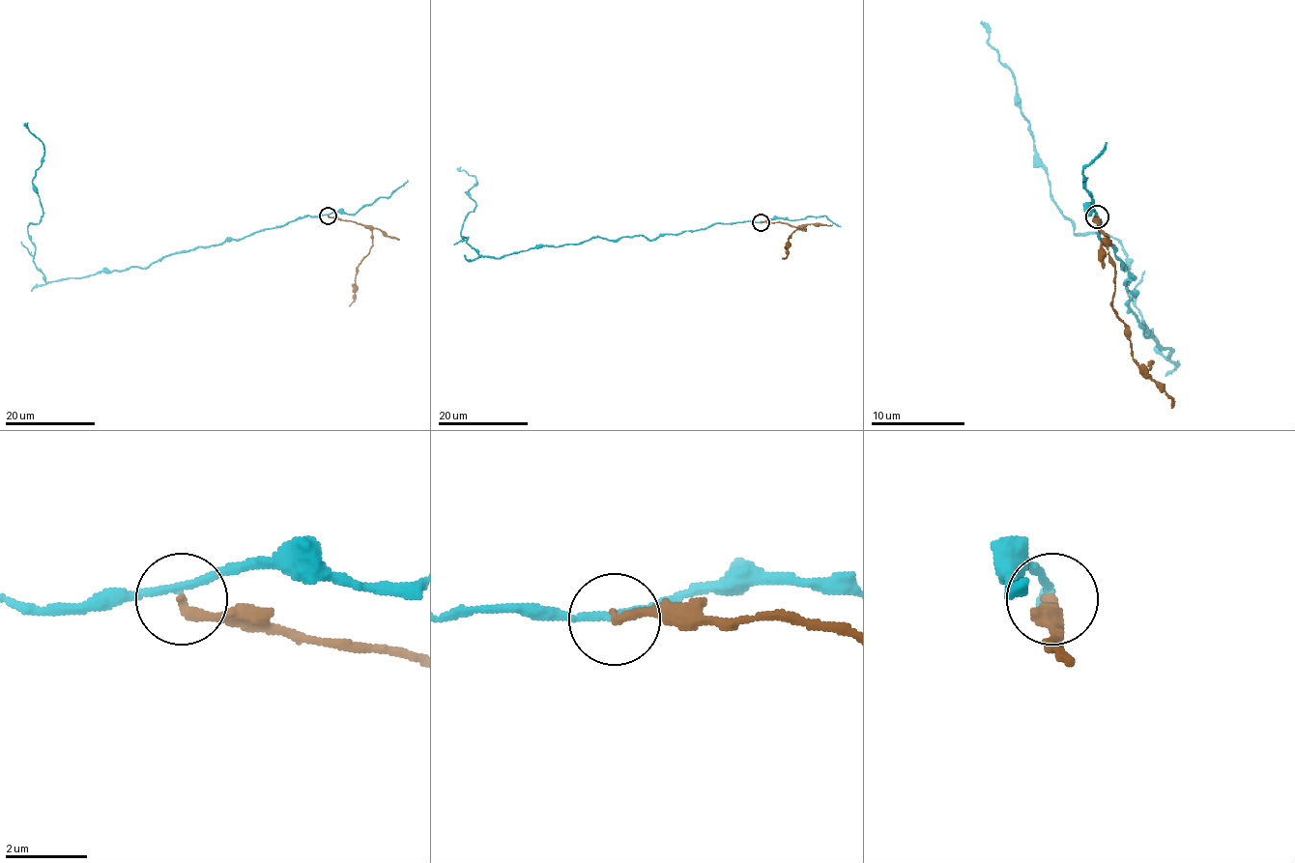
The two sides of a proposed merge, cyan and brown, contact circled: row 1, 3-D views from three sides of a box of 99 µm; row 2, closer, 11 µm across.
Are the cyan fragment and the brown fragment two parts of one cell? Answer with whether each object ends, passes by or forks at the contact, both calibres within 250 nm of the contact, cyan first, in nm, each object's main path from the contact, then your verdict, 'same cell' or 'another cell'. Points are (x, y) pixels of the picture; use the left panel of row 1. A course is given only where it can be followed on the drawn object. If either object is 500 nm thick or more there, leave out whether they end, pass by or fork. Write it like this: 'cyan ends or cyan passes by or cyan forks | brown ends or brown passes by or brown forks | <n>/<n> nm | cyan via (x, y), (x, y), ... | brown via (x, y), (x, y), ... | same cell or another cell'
cyan passes by | brown ends | 180/240 nm | cyan via (328, 215), (175, 252), (145, 268), (46, 282), (27, 229), (43, 211), (32, 183), (44, 147), (27, 122) | brown via (328, 215), (365, 225), (371, 231), (372, 246), (357, 269), (355, 299), (349, 305) | another cell

